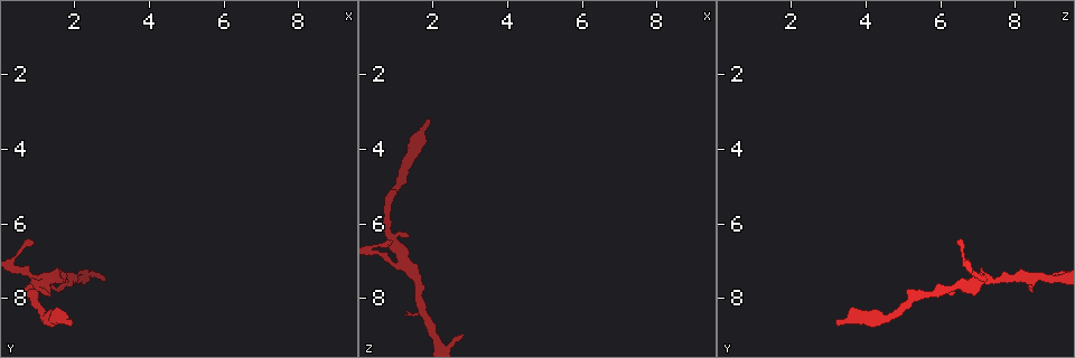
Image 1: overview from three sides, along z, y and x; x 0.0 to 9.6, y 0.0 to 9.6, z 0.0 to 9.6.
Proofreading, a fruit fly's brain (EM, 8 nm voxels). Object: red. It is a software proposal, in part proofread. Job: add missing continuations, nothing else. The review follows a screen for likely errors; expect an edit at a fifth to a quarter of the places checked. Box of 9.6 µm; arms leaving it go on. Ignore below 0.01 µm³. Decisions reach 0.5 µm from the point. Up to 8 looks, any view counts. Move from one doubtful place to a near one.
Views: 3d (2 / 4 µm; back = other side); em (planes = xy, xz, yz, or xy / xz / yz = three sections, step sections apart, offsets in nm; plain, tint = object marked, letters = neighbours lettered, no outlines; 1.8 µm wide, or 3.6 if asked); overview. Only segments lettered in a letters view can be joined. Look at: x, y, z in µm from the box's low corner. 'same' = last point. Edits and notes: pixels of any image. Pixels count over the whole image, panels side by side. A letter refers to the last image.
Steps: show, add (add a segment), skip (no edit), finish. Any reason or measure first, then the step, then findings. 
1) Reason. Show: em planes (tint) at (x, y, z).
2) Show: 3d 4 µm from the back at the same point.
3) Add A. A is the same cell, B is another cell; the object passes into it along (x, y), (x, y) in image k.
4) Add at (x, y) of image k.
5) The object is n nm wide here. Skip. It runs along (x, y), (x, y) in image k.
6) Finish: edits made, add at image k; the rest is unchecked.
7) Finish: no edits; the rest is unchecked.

Tapers out. Show: em planes (letters) at (0.90, 6.50, 6.45).

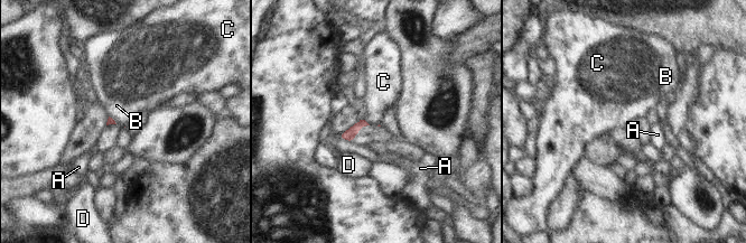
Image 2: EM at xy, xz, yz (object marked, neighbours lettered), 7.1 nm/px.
The longest contact is with C, 60 nm. Skip. A, B, C and D are other cells; no lettered segment goes on from it.

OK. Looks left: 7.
Tapers out. Show: 3d 2 µm at (1.85, 8.65, 3.15).

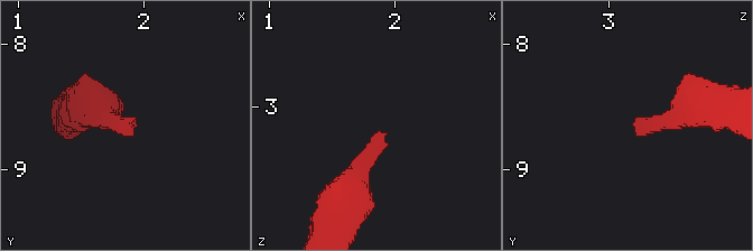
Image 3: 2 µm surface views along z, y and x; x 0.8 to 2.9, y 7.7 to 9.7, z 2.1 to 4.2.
Show: em xz step 16 (tint) at (1.88, 8.60, 3.18).

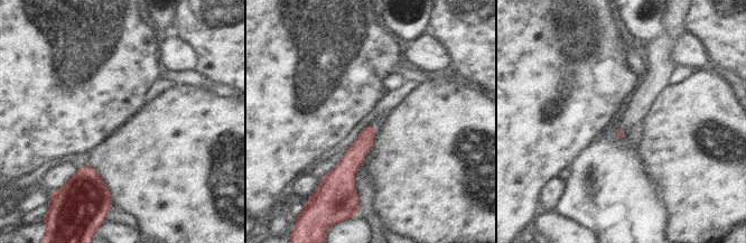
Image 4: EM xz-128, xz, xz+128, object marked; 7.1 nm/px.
Cut it another way. Show: em planes (letters) at the same point.

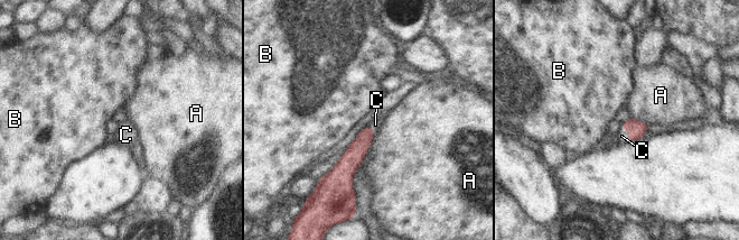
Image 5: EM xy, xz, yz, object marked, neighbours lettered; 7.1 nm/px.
The object is 120 nm wide here. Add C. C is the same cell, A and B are other cells; the neuron continues.

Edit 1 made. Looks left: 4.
Show: overview.

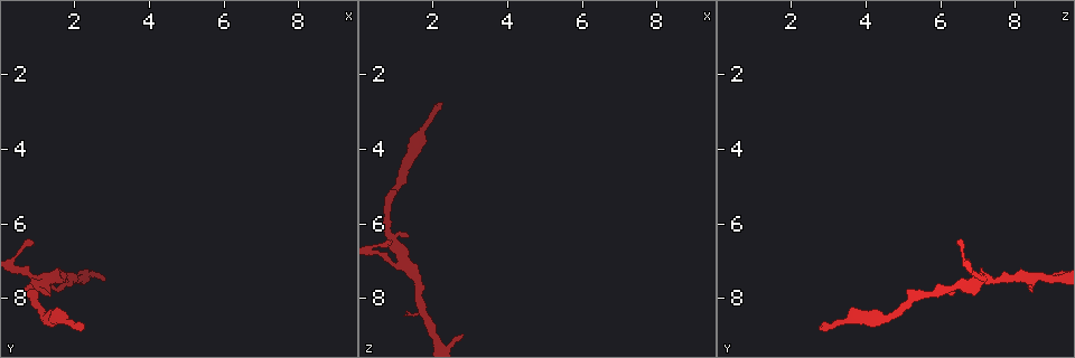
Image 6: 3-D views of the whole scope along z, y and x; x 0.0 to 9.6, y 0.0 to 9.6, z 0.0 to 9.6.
Branch stops here. Show: em xy step 16 (letters) at (2.80, 7.50, 9.00).

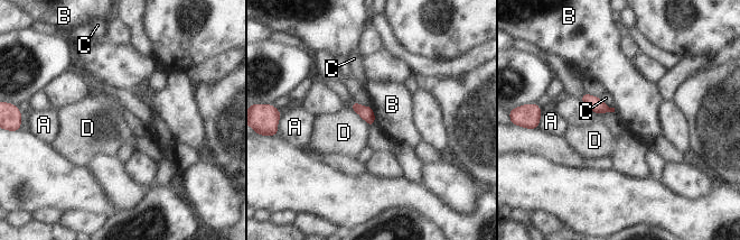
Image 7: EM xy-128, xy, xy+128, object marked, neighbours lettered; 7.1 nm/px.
Skip. A, B, C and D are other cells; a border runs along (371, 105), (375, 123) in image 7; none of them fits.

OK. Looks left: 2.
Finish: edits made, add at image 5; the rest is unchecked.

